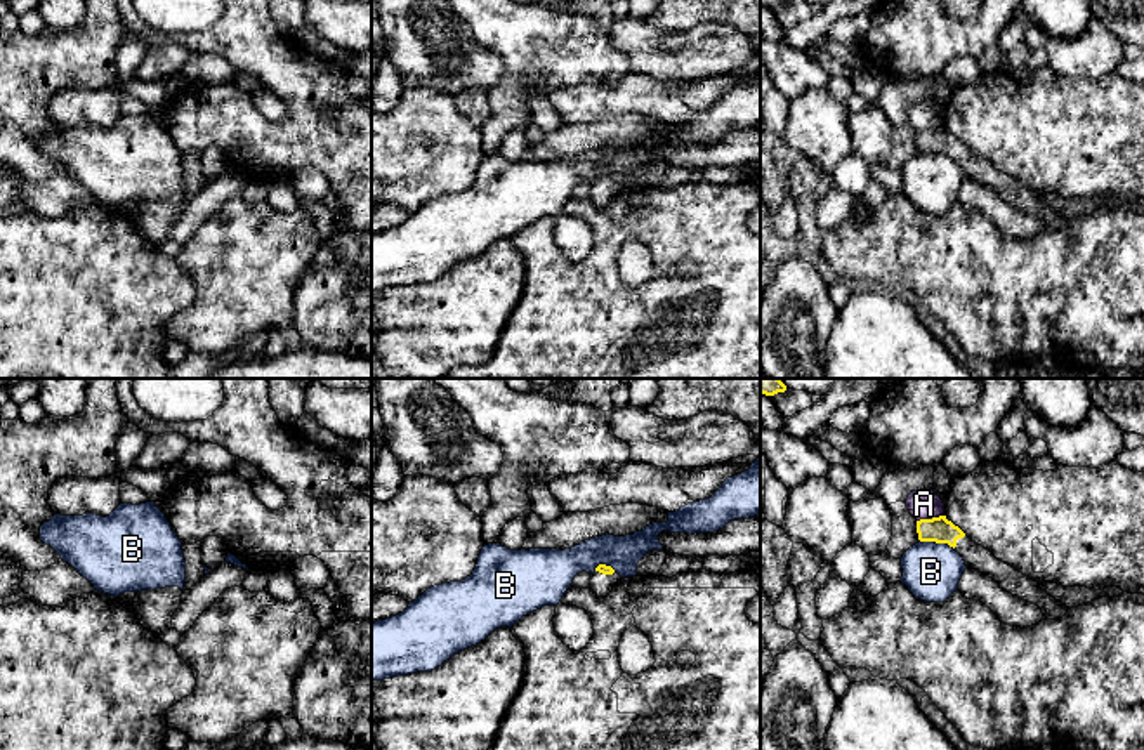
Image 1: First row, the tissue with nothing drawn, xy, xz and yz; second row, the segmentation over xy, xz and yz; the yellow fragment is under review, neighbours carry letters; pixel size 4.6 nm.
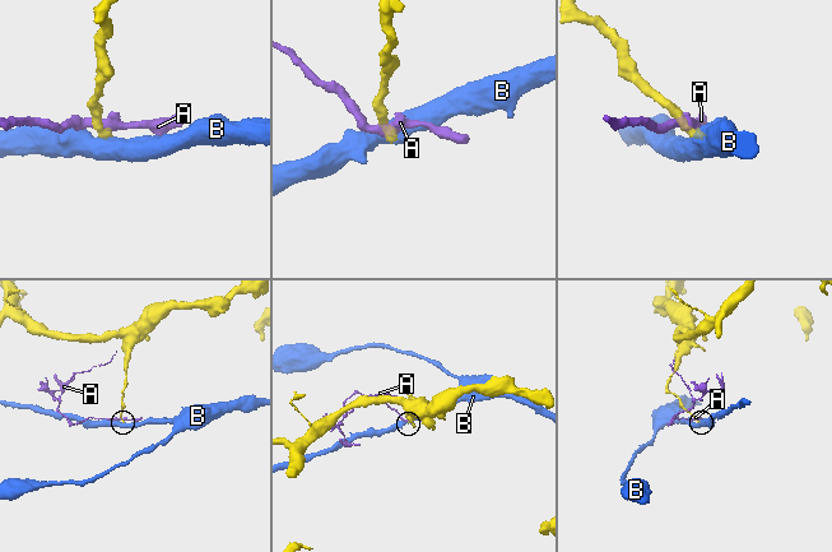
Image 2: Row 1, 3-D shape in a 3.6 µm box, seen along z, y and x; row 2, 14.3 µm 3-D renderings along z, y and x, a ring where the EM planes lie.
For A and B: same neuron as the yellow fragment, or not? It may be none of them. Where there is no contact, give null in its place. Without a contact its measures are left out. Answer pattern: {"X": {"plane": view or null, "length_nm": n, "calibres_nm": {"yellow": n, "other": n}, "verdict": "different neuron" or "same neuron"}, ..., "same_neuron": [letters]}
{"A": {"plane": "yz", "length_nm": 130, "calibres_nm": {"yellow": 120, "other": 140}, "verdict": "different neuron"}, "B": {"plane": "yz", "length_nm": 170, "calibres_nm": {"yellow": 120, "other": 260}, "verdict": "different neuron"}, "same_neuron": []}

